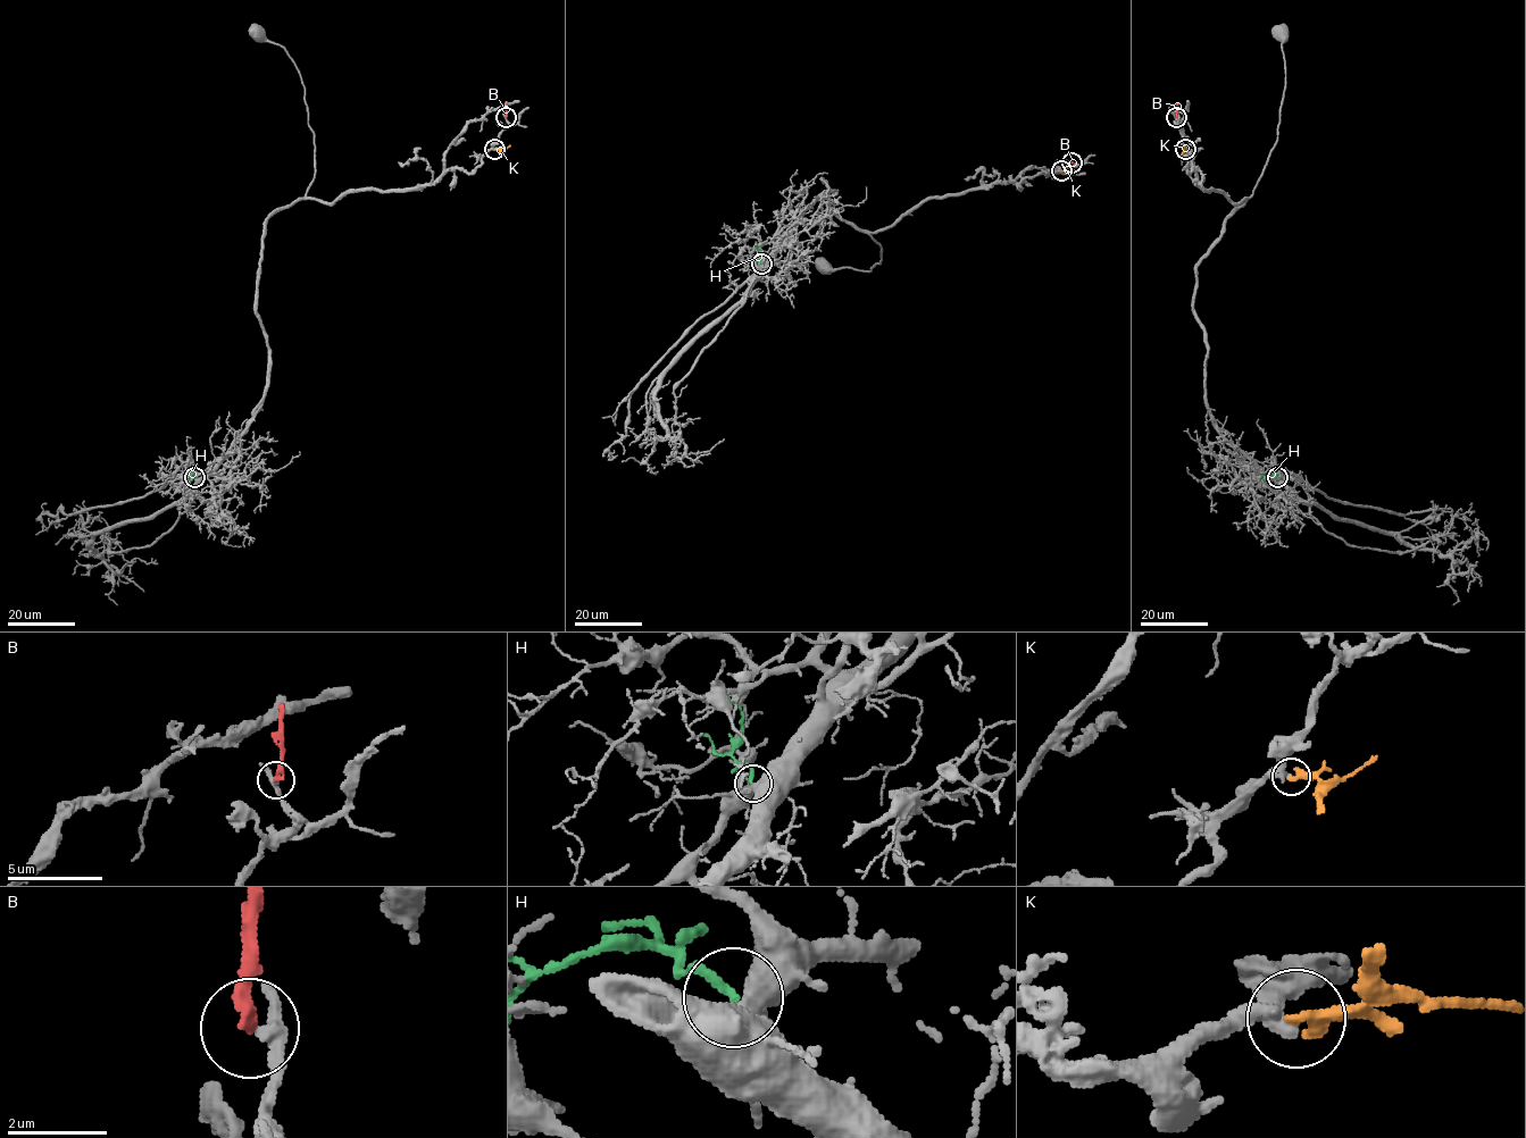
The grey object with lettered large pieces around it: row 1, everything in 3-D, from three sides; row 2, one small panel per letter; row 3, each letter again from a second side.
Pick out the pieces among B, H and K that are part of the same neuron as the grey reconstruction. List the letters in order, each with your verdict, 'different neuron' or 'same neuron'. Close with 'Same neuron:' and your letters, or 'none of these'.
B: different neuron
H: different neuron
K: different neuron
Same neuron: none of these

